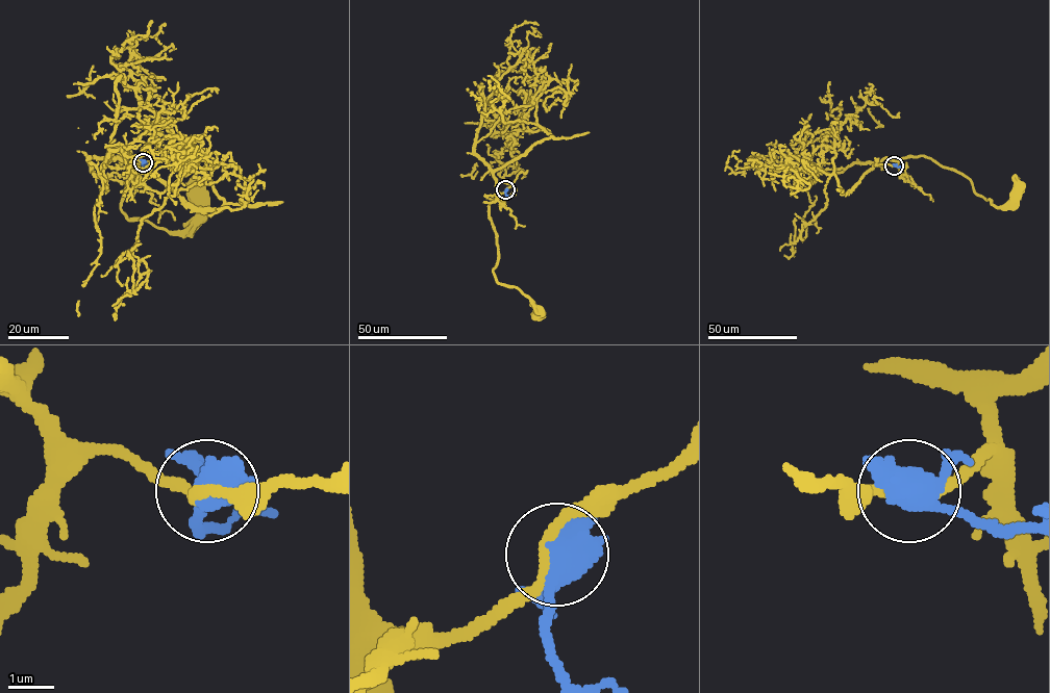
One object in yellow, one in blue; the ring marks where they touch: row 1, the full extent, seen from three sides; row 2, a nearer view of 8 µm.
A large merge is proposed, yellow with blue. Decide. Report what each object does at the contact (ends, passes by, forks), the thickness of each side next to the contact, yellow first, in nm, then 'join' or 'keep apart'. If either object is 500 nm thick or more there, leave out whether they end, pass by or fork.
yellow passes by; blue forks there; 240 nm thick on the yellow side, 440 nm on the other; keep apart

